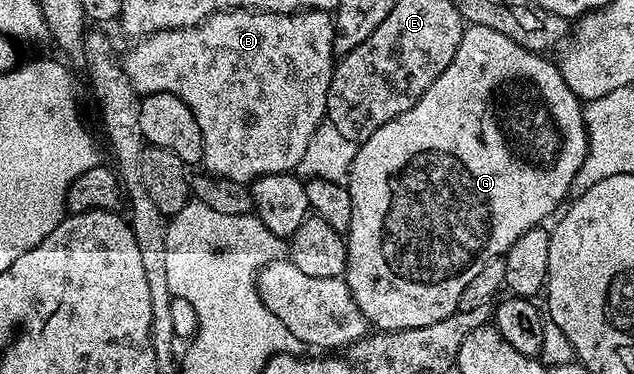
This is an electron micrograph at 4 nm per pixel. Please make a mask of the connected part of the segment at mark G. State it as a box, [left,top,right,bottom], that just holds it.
[344,24,587,332]

